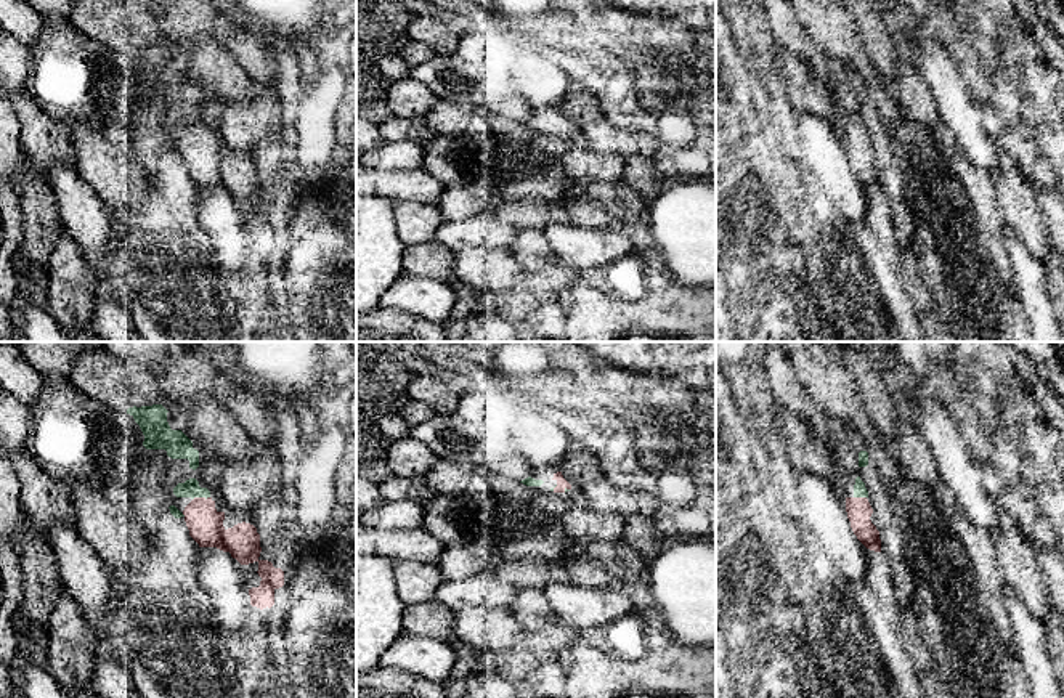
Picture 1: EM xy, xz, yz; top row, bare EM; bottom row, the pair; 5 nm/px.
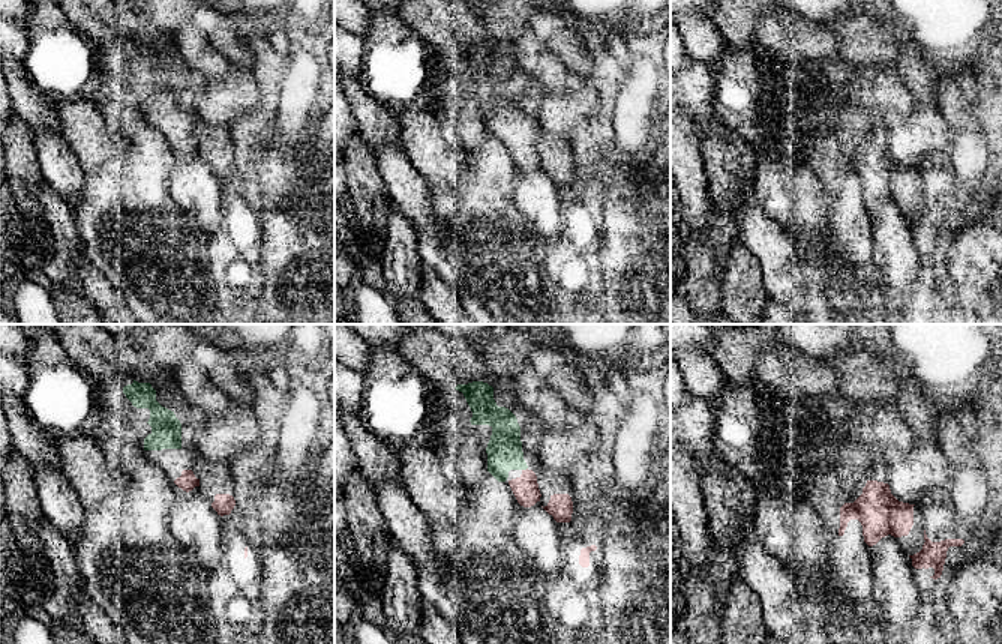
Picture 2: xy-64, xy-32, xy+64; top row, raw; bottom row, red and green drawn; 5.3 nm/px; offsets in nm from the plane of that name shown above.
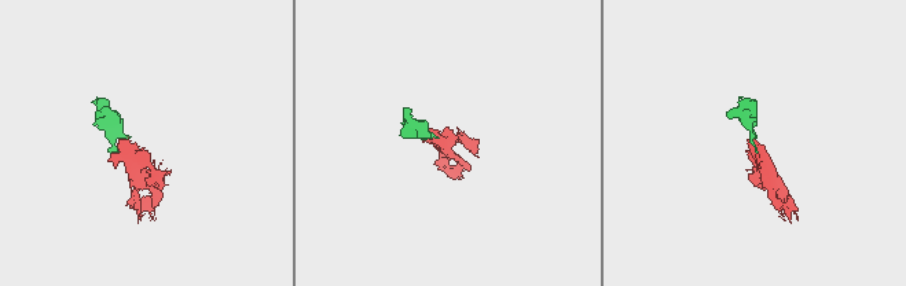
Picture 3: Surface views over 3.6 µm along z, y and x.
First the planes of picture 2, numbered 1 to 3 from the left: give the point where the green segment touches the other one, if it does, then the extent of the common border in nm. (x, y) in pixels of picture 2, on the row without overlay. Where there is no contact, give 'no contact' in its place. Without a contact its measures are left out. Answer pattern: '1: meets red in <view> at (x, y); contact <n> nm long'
1: no contact
2: meets red in xy-32 at (524, 134); contact 40 nm long
3: no contact

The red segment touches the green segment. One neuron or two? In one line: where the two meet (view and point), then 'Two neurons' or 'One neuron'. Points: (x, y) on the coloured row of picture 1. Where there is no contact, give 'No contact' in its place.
Touches red at xy (201, 498). One neuron

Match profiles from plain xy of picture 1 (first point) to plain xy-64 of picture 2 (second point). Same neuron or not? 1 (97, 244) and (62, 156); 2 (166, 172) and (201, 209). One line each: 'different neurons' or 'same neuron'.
1: same neuron
2: different neurons

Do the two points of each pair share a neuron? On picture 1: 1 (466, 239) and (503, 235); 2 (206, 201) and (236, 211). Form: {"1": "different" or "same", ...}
{"1": "same", "2": "same"}

